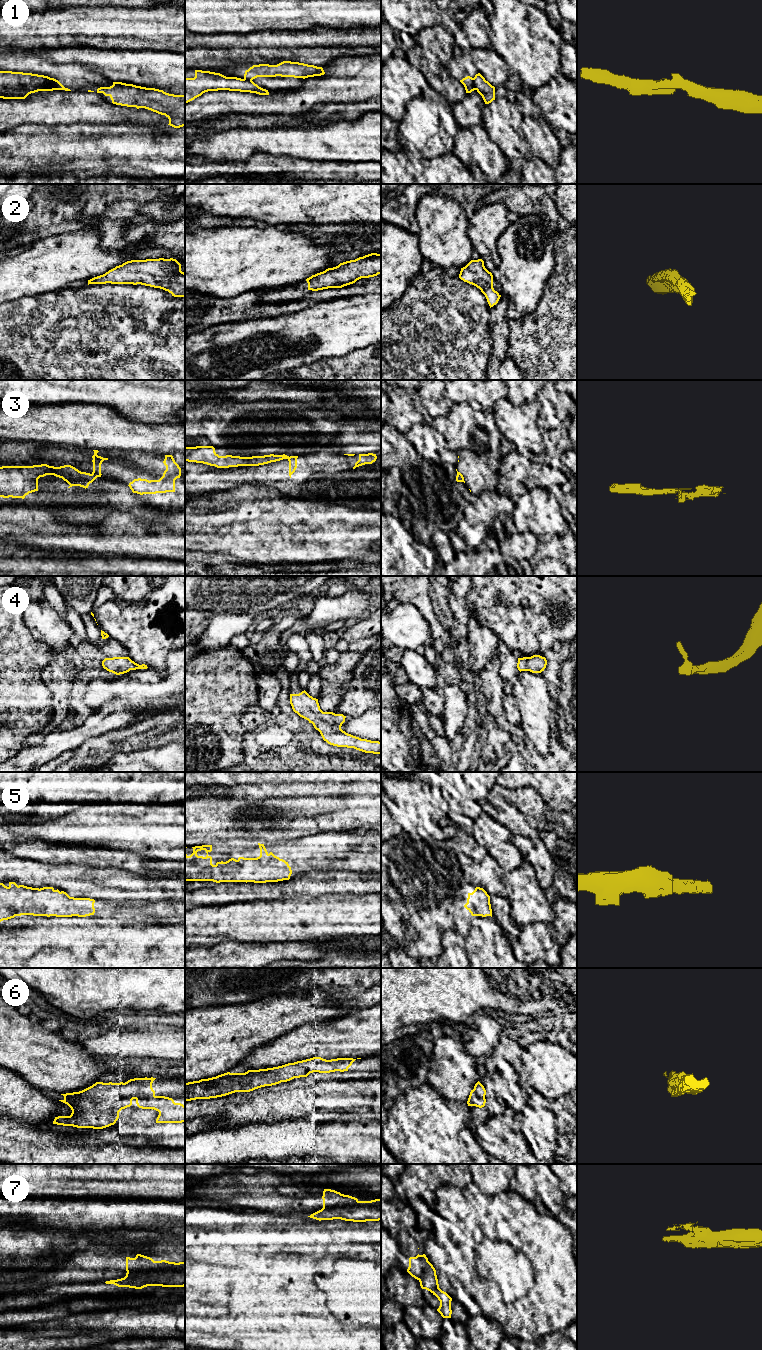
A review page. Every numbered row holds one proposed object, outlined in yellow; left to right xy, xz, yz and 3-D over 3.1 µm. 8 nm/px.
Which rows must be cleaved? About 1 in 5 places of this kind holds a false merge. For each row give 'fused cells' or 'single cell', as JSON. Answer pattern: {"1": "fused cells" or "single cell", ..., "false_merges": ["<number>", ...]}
{"1": "fused cells", "2": "single cell", "3": "fused cells", "4": "single cell", "5": "single cell", "6": "single cell", "7": "fused cells", "false_merges": ["1", "3", "7"]}

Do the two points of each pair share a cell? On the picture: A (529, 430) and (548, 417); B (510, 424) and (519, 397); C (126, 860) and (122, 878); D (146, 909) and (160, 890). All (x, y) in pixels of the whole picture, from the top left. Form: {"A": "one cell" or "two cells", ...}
{"A": "two cells", "B": "two cells", "C": "two cells", "D": "two cells"}

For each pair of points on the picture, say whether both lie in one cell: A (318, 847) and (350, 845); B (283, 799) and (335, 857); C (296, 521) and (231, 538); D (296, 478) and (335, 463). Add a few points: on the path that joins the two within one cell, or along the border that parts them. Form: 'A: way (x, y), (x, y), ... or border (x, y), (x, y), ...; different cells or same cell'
A: way (326, 847), (342, 847); same cell
B: border (339, 830), (324, 830), (322, 832); different cells
C: way (280, 523), (247, 524); same cell
D: way (306, 468), (325, 467); same cell

